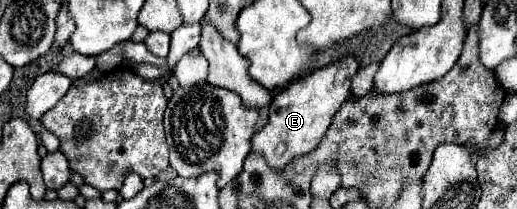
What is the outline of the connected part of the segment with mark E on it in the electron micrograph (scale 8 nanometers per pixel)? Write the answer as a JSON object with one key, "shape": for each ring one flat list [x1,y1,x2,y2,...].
{"shape":[[347,54,327,66,321,66,285,86,269,104,267,124,253,134,253,152,261,152,271,168,283,168,295,156,309,154,317,148,325,136,331,118,343,102,351,96,351,78,359,68,359,60,353,54]]}

